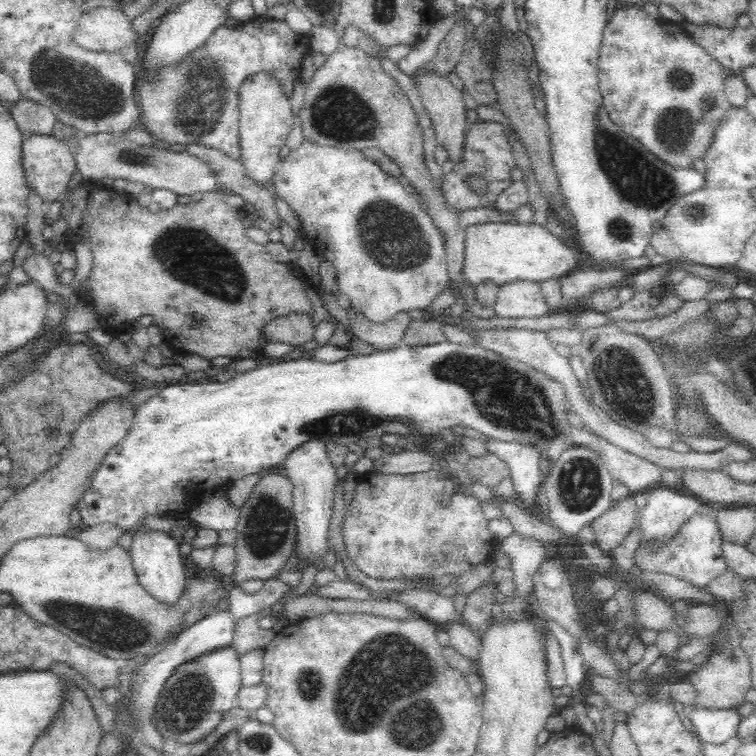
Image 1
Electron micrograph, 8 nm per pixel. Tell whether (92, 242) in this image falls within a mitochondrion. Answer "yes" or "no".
no

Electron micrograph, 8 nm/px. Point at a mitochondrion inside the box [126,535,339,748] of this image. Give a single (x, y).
(187, 703)

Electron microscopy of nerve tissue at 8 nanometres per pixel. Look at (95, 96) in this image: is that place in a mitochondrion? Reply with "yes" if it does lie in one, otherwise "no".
yes

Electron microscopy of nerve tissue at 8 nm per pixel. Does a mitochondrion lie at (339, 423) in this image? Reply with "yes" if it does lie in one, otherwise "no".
yes

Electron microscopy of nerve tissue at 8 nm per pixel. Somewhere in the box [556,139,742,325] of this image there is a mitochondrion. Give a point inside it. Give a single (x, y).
(620, 229)

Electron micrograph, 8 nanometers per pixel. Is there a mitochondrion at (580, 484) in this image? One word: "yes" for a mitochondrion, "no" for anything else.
yes

